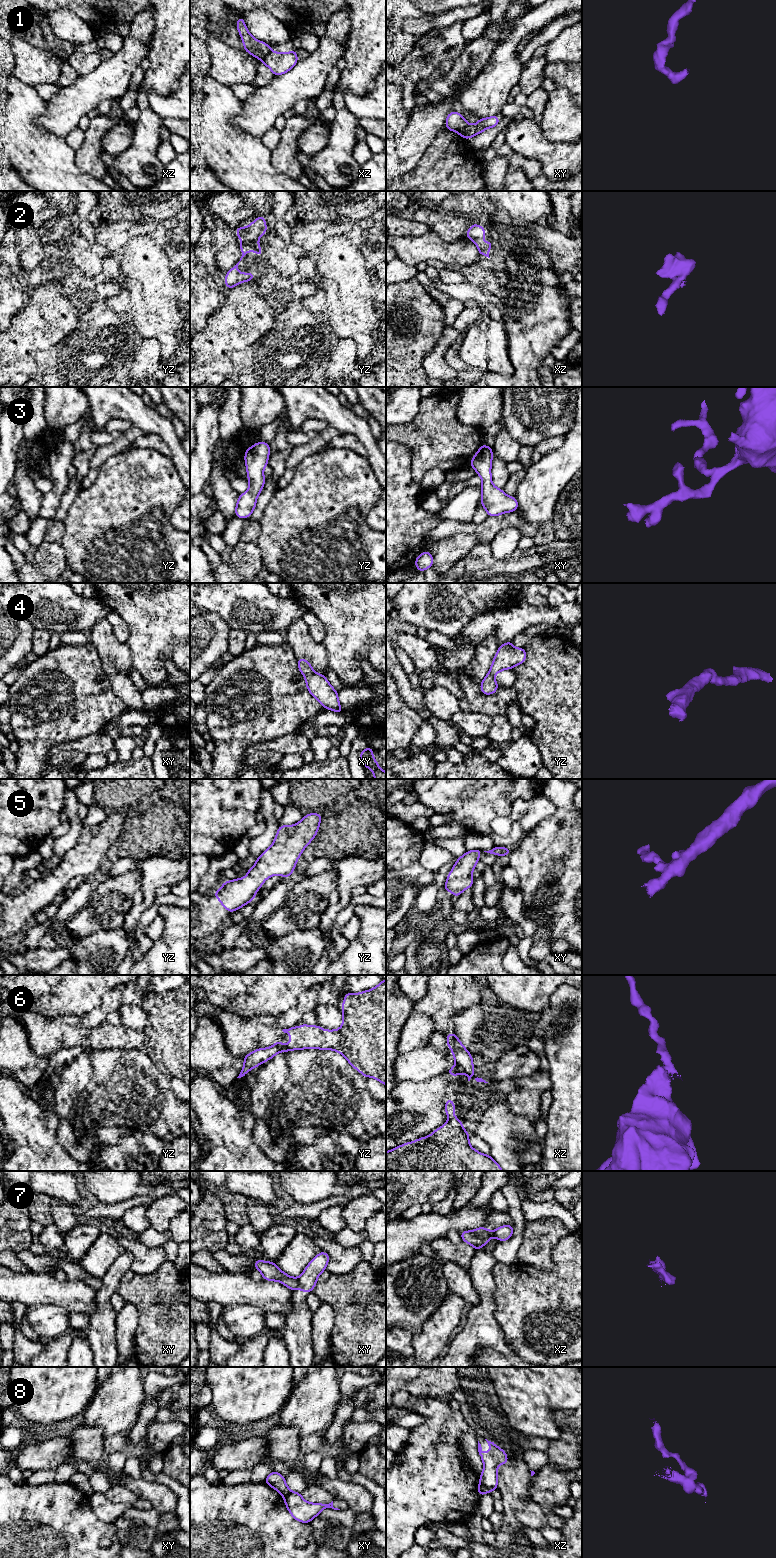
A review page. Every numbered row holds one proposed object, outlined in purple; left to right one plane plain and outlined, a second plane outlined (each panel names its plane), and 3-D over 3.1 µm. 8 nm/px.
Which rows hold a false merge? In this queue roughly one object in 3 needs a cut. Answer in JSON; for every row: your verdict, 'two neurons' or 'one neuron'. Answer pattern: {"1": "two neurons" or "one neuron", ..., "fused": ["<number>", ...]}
{"1": "two neurons", "2": "one neuron", "3": "one neuron", "4": "one neuron", "5": "one neuron", "6": "two neurons", "7": "two neurons", "8": "two neurons", "fused": ["1", "6", "7", "8"]}

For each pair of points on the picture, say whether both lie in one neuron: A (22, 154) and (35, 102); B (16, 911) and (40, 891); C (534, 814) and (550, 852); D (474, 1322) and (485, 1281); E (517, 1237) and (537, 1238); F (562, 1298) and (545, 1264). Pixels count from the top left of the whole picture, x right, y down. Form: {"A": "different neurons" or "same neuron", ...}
{"A": "same neuron", "B": "same neuron", "C": "different neurons", "D": "same neuron", "E": "different neurons", "F": "different neurons"}

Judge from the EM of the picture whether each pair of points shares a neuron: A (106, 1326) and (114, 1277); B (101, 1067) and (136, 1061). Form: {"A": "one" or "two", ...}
{"A": "one", "B": "one"}

